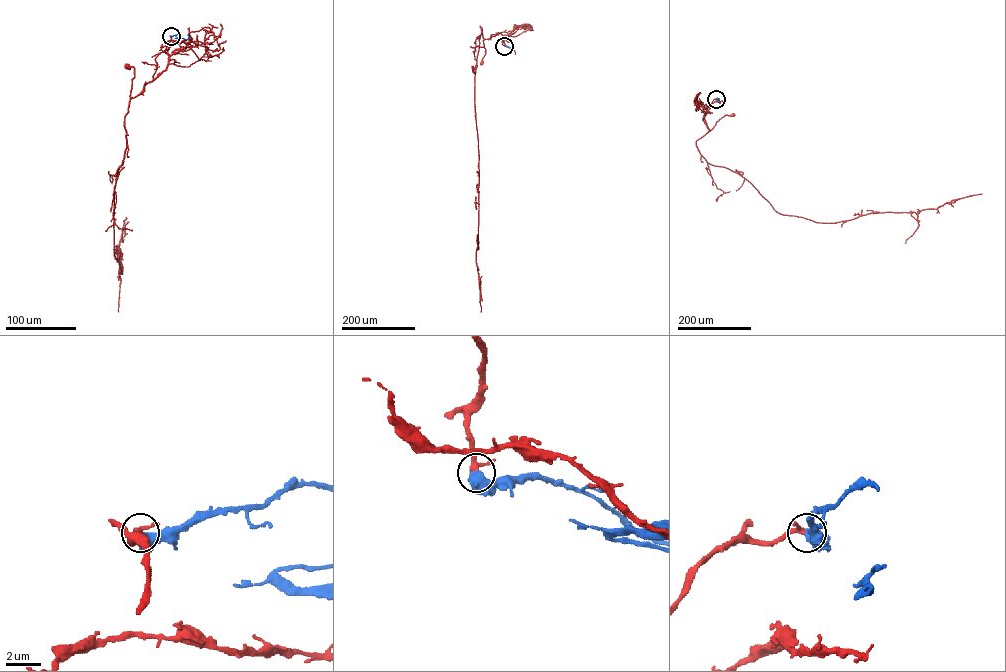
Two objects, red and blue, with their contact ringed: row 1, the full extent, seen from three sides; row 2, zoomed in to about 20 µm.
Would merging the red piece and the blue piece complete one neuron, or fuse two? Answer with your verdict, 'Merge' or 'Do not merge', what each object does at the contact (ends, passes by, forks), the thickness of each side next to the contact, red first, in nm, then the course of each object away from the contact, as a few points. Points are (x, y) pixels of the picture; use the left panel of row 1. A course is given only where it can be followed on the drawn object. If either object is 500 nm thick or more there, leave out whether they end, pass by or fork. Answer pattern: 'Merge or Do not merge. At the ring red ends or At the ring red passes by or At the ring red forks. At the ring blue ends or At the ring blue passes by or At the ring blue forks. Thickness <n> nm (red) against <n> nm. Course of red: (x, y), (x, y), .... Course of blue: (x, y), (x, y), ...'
Merge. Thickness 240 nm (red) against 600 nm. Course of red: (170, 36), (166, 69), (132, 97), (130, 95), (134, 68), (128, 65). Course of blue: (170, 36), (178, 34), (180, 37), (177, 38), (187, 39), (187, 35)

